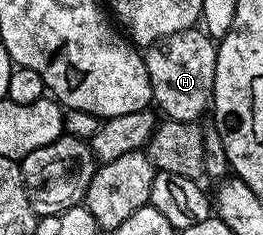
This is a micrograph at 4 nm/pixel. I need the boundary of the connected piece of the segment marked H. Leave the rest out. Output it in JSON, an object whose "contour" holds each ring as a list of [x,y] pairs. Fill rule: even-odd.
{"contour":[[[192,29],[189,31],[178,31],[169,36],[168,39],[164,39],[154,45],[148,46],[145,51],[145,69],[149,73],[151,78],[151,97],[154,106],[160,107],[164,112],[162,113],[166,118],[176,119],[182,123],[194,123],[196,121],[202,120],[202,115],[208,114],[209,108],[213,103],[213,96],[215,94],[215,74],[217,73],[217,43],[216,40],[212,39],[210,35],[206,33],[203,29]]]}

